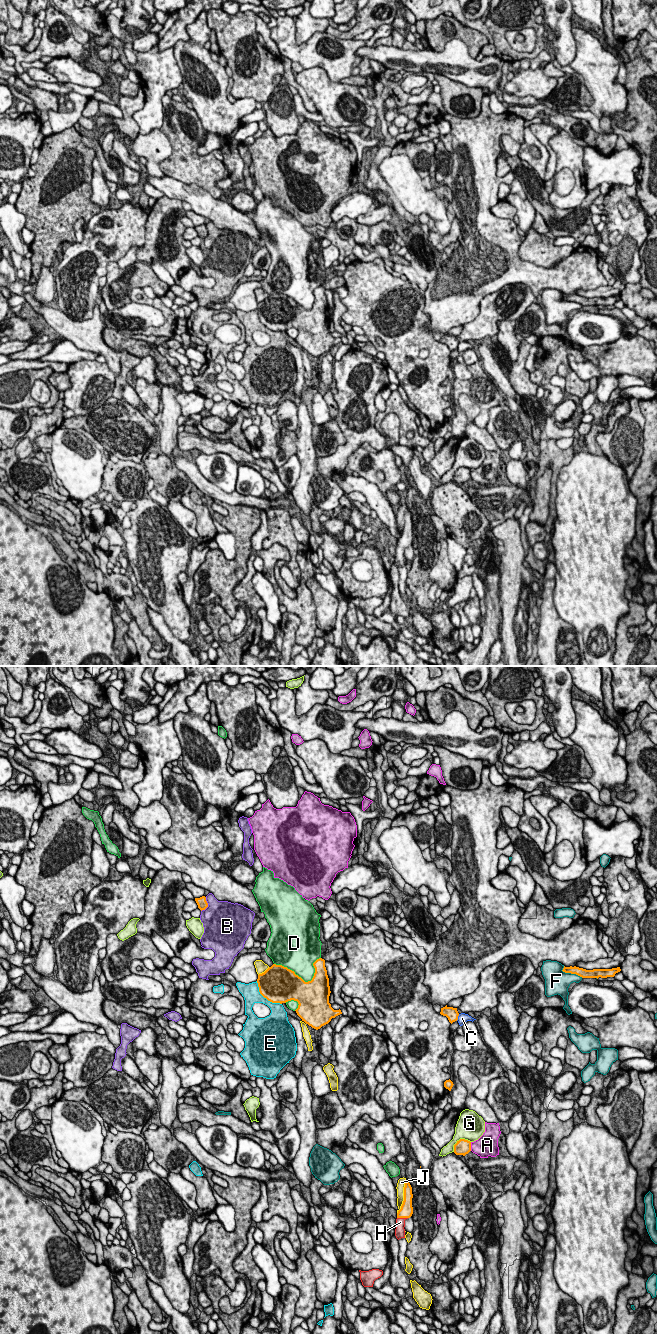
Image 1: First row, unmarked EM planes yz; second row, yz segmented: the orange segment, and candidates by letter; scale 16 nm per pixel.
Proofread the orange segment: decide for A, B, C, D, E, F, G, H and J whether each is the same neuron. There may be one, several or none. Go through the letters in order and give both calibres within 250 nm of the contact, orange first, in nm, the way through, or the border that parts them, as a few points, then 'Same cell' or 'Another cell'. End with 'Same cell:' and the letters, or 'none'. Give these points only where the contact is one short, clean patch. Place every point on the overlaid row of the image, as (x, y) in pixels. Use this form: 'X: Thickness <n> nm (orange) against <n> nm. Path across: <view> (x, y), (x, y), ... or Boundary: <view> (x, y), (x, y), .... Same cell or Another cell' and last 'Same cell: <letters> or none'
A: Thickness 240 nm (orange) against 340 nm. Another cell
B: Thickness 160 nm (orange) against 480 nm. Another cell
C: Thickness 200 nm (orange) against 160 nm. Another cell
D: Thickness 460 nm (orange) against 320 nm. Another cell
E: Thickness 500 nm (orange) against 280 nm. Another cell
F: Thickness 140 nm (orange) against 340 nm. Another cell
G: Thickness 240 nm (orange) against 380 nm. Another cell
H: Thickness 220 nm (orange) against 160 nm. Path across: yz (406, 1211), (402, 1217), (400, 1222). Same cell
J: Thickness 220 nm (orange) against 130 nm. Another cell
Same cell: H

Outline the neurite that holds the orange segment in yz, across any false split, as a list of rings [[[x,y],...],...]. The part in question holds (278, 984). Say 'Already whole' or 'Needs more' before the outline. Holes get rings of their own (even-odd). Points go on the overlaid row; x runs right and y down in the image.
Already whole. [[[319,958],[313,966],[315,973],[308,982],[287,967],[273,964],[258,975],[257,983],[260,994],[272,1003],[297,1001],[297,1015],[318,1030],[342,1012],[340,1009],[334,1010],[329,1003],[331,991],[325,960]]]

